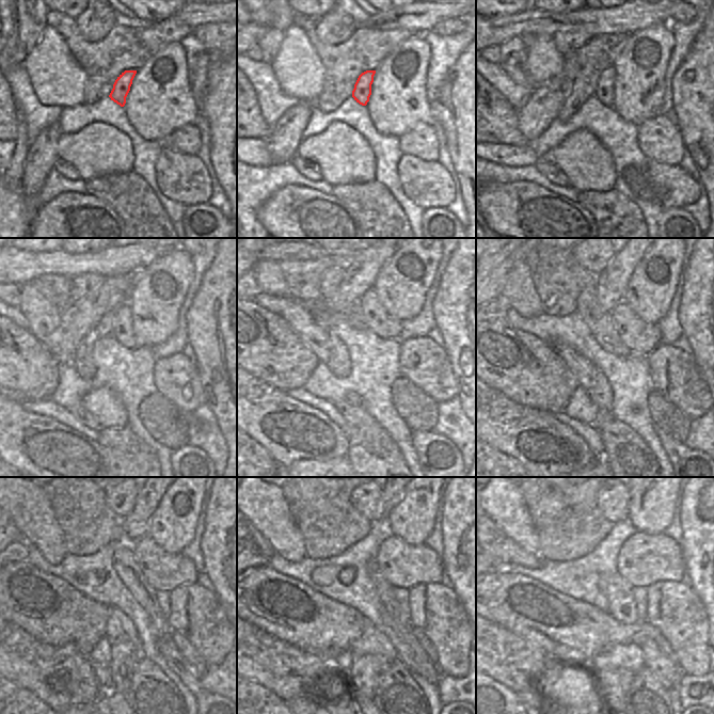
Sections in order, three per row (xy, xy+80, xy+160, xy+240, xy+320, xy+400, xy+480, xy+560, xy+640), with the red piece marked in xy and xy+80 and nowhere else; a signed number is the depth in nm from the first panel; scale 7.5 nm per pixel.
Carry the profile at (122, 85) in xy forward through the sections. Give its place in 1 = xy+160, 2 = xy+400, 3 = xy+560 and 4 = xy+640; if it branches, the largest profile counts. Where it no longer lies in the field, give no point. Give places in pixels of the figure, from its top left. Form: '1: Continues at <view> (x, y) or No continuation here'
1: Continues at xy+160 (605, 85)
2: Continues at xy+400 (640, 337)
3: Continues at xy+560 (402, 565)
4: Continues at xy+640 (644, 559)

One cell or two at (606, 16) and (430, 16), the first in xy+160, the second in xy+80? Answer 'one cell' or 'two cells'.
one cell

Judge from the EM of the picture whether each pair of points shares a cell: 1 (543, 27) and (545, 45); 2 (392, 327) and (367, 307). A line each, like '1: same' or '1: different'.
1: different
2: same

